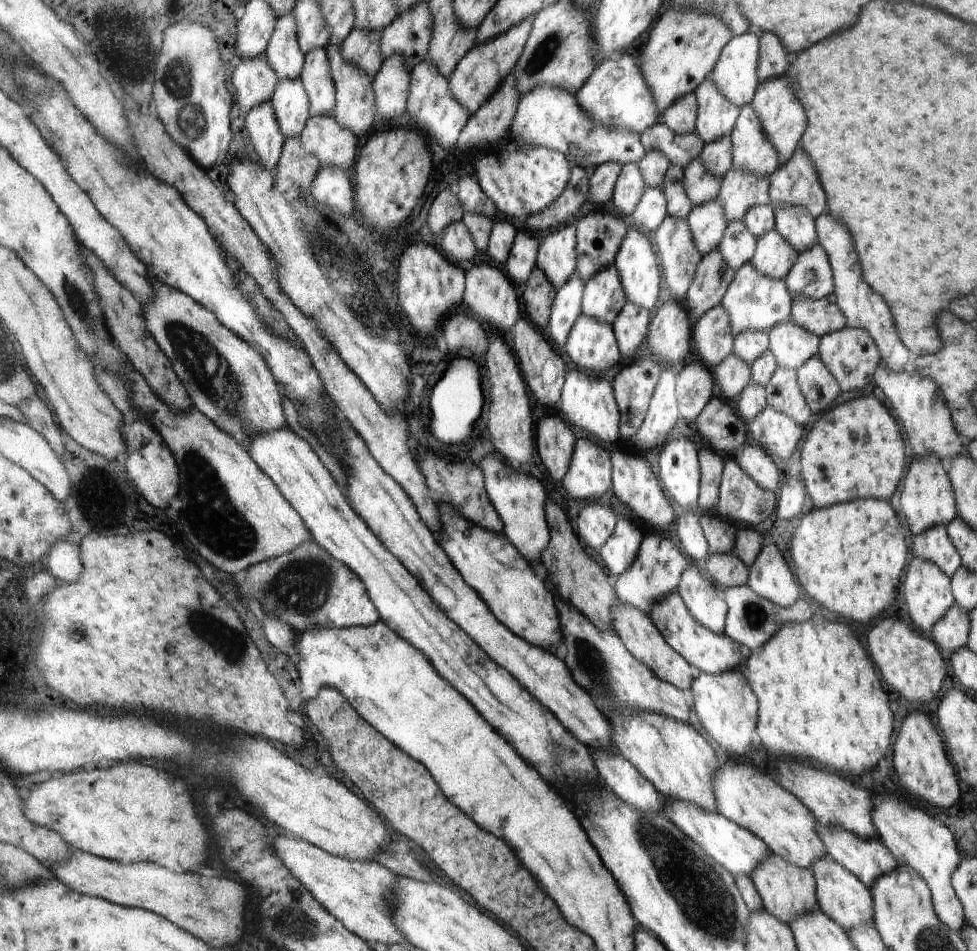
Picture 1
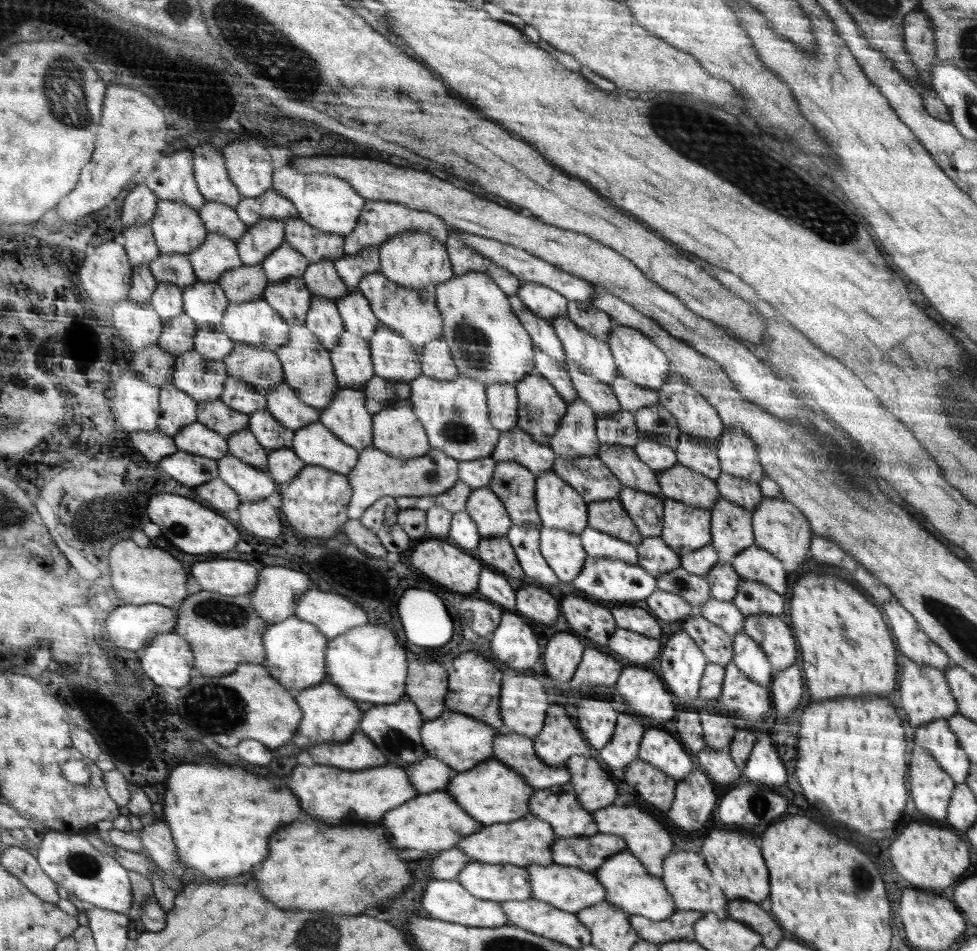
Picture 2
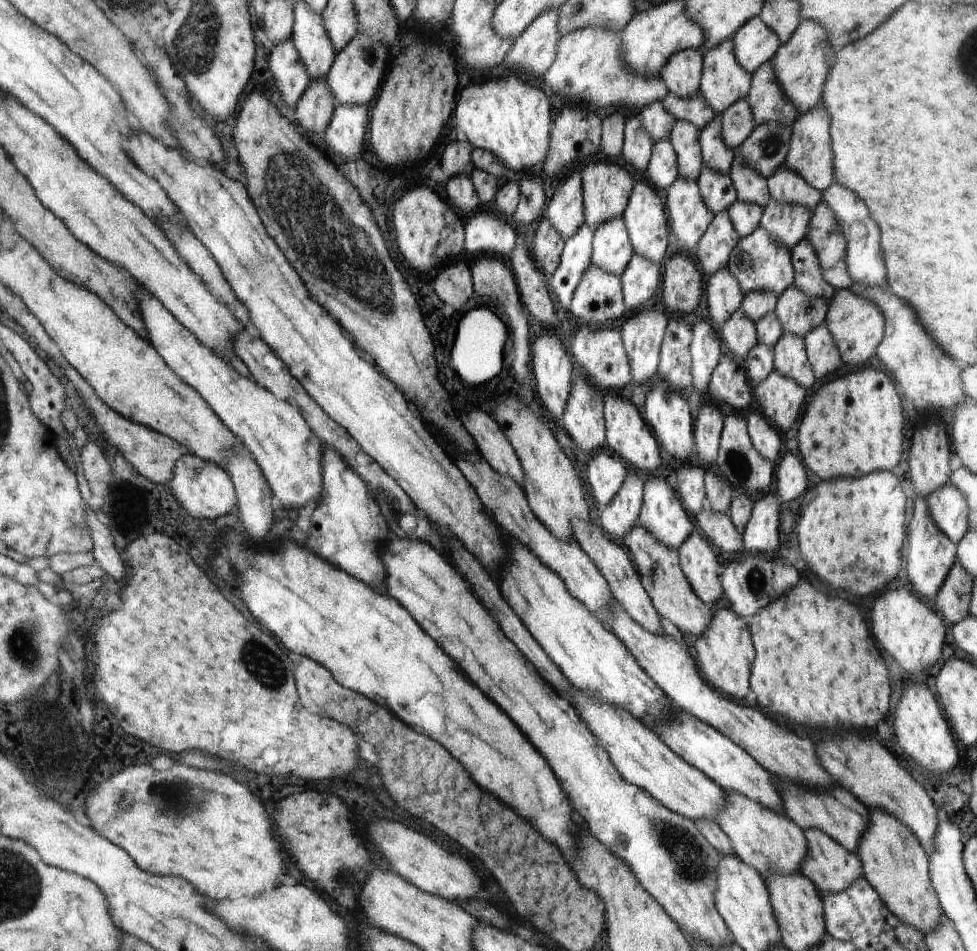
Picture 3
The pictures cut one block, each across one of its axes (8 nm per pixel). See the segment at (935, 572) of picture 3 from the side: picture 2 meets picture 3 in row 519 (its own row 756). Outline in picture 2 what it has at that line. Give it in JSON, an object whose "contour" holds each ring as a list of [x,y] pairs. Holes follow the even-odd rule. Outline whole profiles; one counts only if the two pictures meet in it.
{"contour":[[[914,743],[914,752],[911,753],[910,760],[910,788],[912,788],[912,802],[916,804],[916,808],[927,818],[933,819],[940,823],[945,822],[947,816],[947,808],[952,798],[952,792],[956,790],[957,783],[953,780],[945,769],[941,768],[940,762],[922,749],[918,744]]]}

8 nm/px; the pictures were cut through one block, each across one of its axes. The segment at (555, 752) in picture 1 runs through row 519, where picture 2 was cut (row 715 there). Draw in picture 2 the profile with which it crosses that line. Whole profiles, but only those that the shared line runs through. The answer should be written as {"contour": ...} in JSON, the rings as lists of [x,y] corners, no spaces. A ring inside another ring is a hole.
{"contour":[[[326,680],[317,687],[309,687],[301,692],[295,692],[295,697],[304,713],[301,726],[296,730],[297,734],[290,740],[298,750],[307,750],[314,744],[342,743],[346,741],[346,738],[353,738],[352,732],[358,728],[358,722],[362,722],[360,710],[356,708],[354,700],[346,697],[330,680]]]}

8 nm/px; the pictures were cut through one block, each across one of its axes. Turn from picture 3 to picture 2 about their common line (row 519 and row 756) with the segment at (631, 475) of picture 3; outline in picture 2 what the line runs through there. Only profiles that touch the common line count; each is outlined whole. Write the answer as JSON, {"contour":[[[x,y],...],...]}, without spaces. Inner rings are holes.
{"contour":[[[617,712],[617,728],[613,739],[600,750],[600,758],[612,771],[621,774],[639,759],[639,746],[643,736],[644,726],[640,722],[636,722],[628,714]]]}

